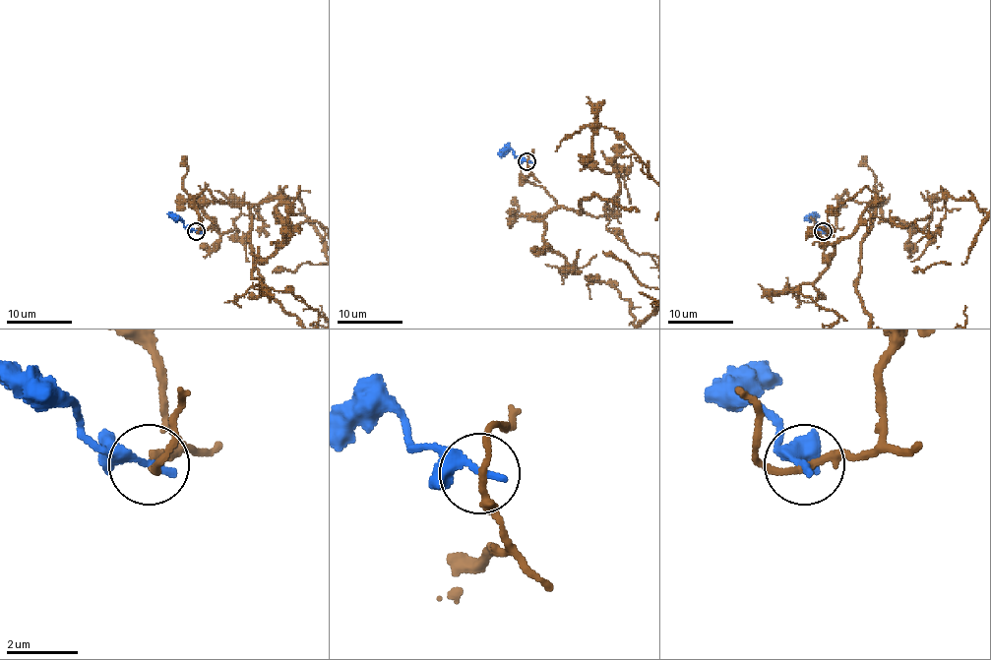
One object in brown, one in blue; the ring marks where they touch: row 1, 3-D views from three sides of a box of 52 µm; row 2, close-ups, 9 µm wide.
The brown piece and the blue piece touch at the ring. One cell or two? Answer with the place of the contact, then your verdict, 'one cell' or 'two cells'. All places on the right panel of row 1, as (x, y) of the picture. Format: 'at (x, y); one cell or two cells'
at (823, 231); two cells

